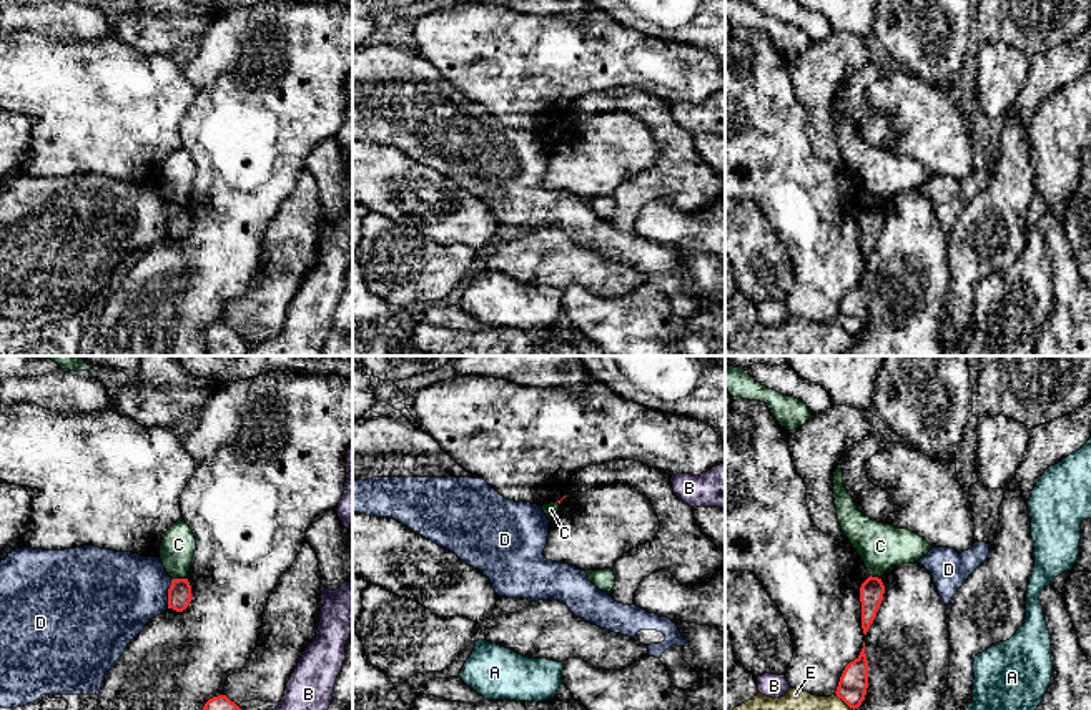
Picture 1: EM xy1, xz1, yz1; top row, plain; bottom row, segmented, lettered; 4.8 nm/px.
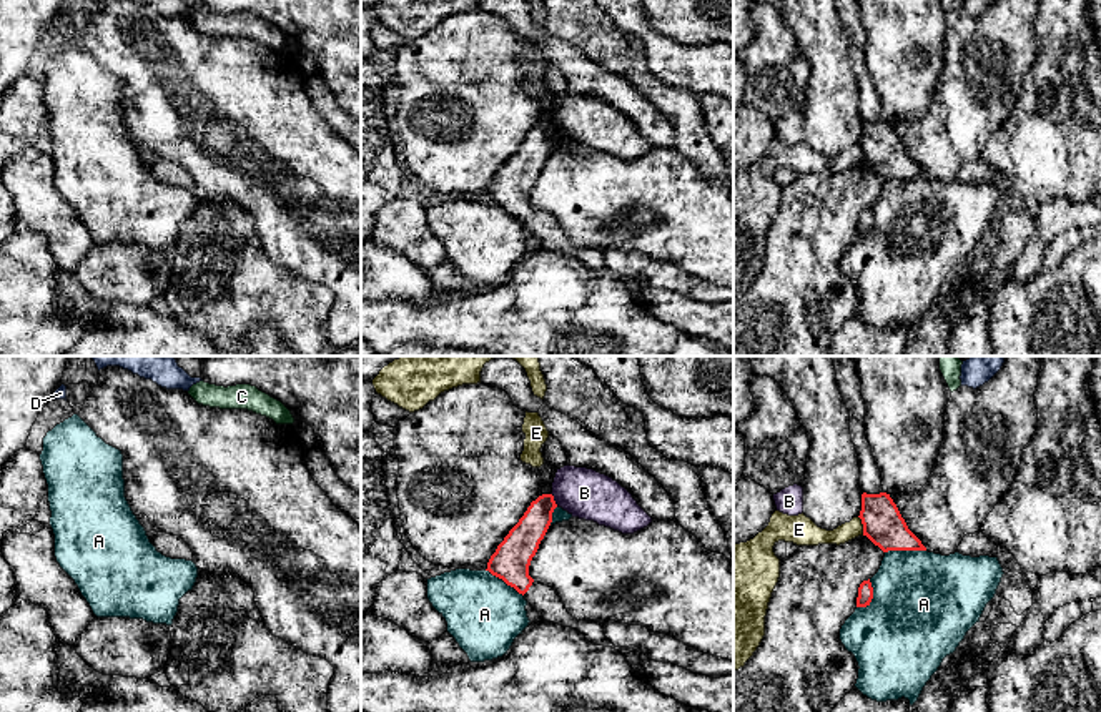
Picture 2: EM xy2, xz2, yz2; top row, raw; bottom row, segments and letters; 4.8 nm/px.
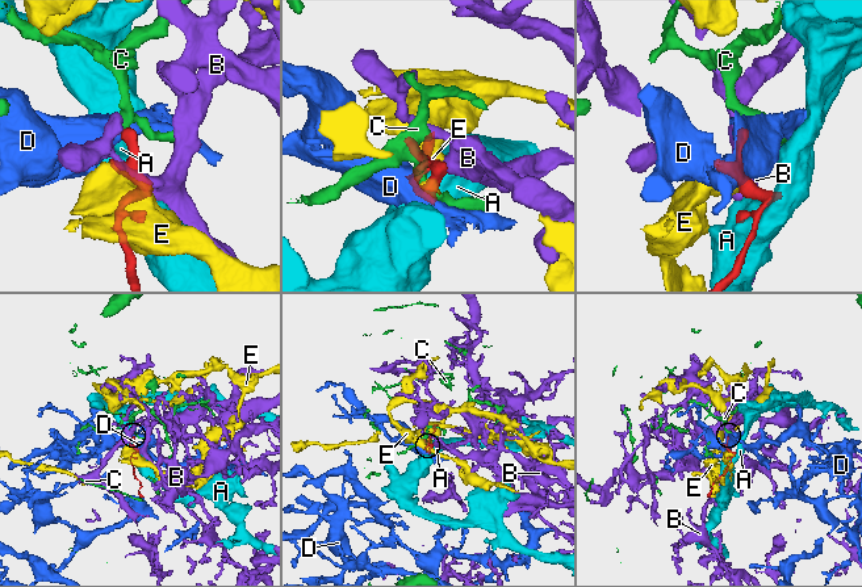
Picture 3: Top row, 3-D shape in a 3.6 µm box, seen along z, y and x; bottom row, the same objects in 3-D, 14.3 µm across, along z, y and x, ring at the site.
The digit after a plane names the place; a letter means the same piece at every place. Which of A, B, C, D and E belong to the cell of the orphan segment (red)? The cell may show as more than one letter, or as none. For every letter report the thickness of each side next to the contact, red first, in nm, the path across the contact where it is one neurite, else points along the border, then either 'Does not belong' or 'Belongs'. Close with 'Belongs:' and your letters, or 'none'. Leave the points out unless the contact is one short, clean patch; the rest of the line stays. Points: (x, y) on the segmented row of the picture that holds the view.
A: Thickness 190 nm (red) against 460 nm. Does not belong
B: Thickness 160 nm (red) against 240 nm. Boundary: xz2 (551, 493), (557, 504). Does not belong
C: Thickness 110 nm (red) against 170 nm. Boundary: xy1 (173, 577), (185, 579). Does not belong
D: Thickness 110 nm (red) against 400 nm. Boundary: xy1 (173, 579), (168, 589), (167, 607). Does not belong
E: Thickness 190 nm (red) against 90 nm. Does not belong
Belongs: none

